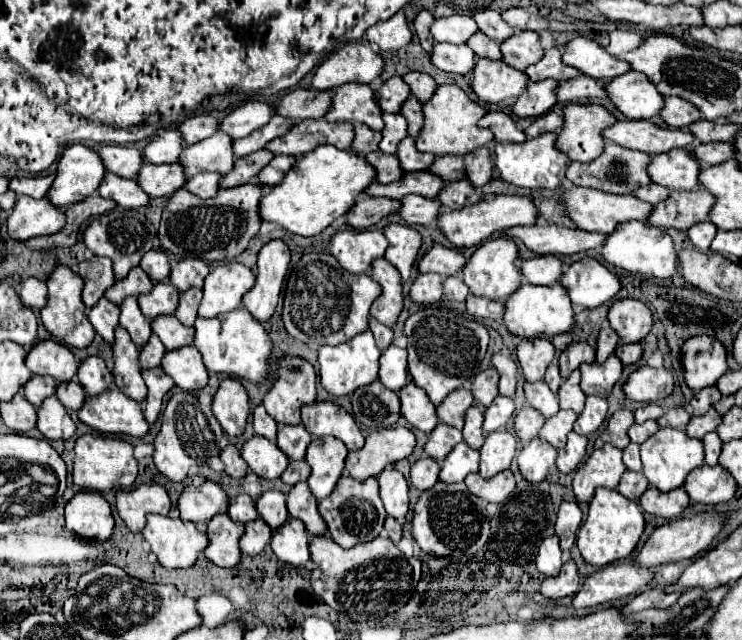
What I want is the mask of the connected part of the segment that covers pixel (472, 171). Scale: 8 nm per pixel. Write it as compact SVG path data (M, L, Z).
M481 147L465 155L465 171L475 187L483 187L493 179L493 155L491 149Z

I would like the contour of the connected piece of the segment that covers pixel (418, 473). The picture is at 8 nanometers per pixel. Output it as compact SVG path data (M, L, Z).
M421 457L411 465L411 483L419 491L427 491L437 483L439 477L439 463L431 457Z

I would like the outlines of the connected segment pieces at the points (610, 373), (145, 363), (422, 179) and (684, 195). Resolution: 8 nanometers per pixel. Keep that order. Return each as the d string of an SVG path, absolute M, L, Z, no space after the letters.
M609 355L605 363L583 363L581 367L581 389L587 395L607 397L611 387L621 377L623 365L615 355Z
M151 333L149 341L147 341L147 343L141 347L141 351L139 351L139 365L141 365L143 369L147 369L147 367L157 367L157 365L161 363L163 353L165 353L165 347L161 345L161 339L159 339L155 333Z
M421 171L421 173L405 173L401 181L395 181L393 185L381 185L373 183L369 185L367 195L375 197L389 197L389 199L403 199L405 195L421 195L421 197L437 197L441 189L445 187L443 179L433 175L431 171Z
M707 189L699 191L671 191L669 199L655 205L649 223L657 227L673 227L687 231L689 227L709 217L715 197Z

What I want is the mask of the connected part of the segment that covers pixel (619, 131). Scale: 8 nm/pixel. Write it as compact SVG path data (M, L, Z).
M619 121L605 129L605 139L621 147L645 151L649 155L667 153L675 147L689 147L695 137L683 129L659 127L651 121Z

